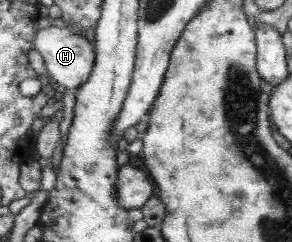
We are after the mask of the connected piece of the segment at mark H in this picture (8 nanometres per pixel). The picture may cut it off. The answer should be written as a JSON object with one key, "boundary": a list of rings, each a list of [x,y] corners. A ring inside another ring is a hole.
{"boundary":[[[51,25],[43,28],[35,38],[33,50],[41,54],[50,79],[74,91],[90,80],[96,66],[96,46],[93,46],[83,35],[69,30],[67,26],[60,28]]]}

